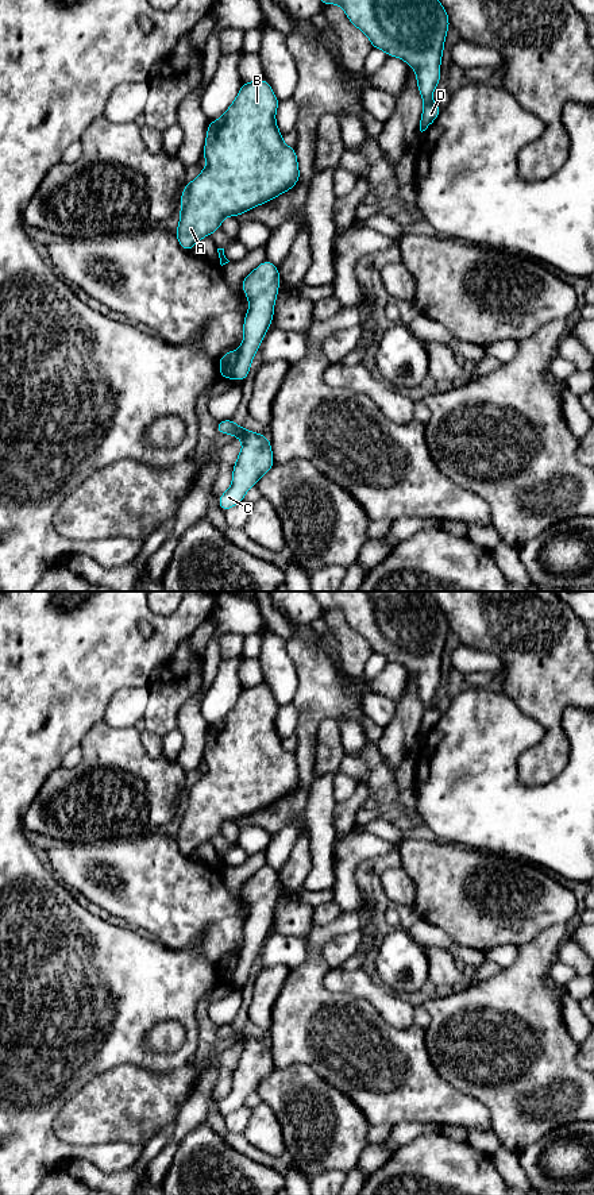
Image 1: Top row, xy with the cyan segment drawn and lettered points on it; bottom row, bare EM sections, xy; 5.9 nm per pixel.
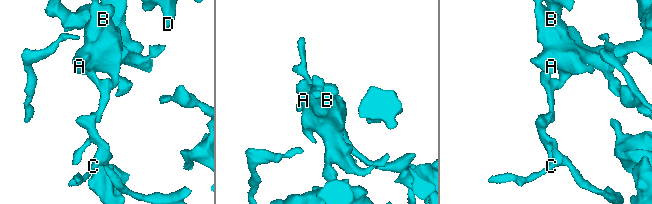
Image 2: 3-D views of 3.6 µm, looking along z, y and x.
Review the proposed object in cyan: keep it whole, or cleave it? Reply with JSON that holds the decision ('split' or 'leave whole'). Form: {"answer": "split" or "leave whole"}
{"answer": "split"}

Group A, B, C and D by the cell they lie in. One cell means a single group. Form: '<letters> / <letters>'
A B D / C

